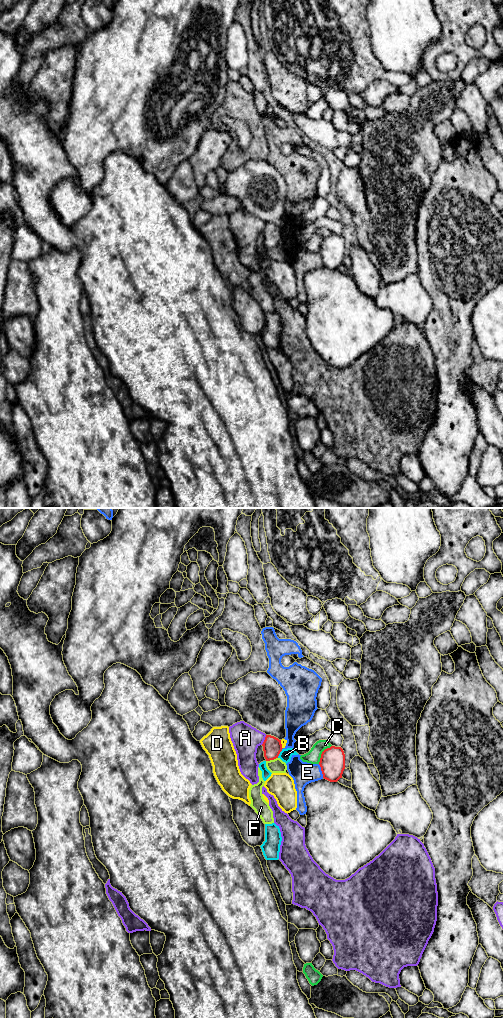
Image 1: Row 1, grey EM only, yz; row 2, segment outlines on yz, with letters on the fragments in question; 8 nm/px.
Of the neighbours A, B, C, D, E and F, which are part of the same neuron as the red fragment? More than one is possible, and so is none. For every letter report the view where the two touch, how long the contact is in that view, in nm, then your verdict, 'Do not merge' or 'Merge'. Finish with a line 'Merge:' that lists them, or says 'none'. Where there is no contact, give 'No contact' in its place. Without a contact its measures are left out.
A: Touches red in yz. Shared border 90 nm. Do not merge
B: Touches red in yz. Shared border 90 nm. Do not merge
C: Touches red in yz. Shared border 190 nm. Do not merge
D: Touches red in yz. Shared border 70 nm. Do not merge
E: Touches red in yz. Shared border 120 nm. Do not merge
F: Touches red in yz. Shared border 100 nm. Do not merge
Merge: none

